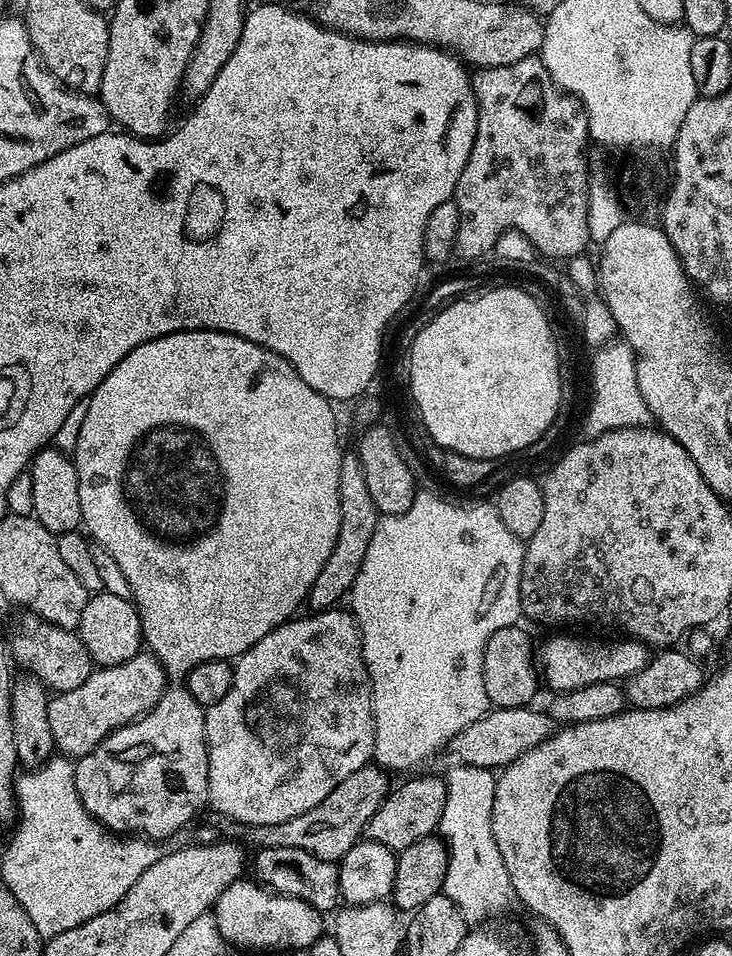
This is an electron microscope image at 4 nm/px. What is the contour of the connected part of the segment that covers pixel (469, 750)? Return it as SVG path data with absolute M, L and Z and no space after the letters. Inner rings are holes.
M535 707L489 709L480 719L476 719L459 732L450 742L448 754L455 765L469 768L498 770L507 767L524 752L540 745L556 729L556 723L547 711L534 710Z

